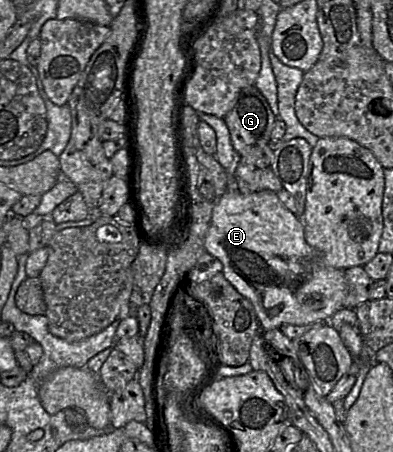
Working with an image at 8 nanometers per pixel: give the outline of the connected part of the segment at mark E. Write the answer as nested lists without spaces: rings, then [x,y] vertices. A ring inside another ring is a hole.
[[[234,186],[225,191],[217,200],[204,240],[205,251],[218,258],[223,264],[222,273],[233,287],[246,299],[248,299],[260,321],[263,330],[279,329],[283,324],[303,325],[314,322],[325,322],[338,310],[344,307],[344,301],[348,293],[348,283],[342,269],[325,265],[317,251],[306,242],[304,235],[304,224],[297,215],[288,210],[279,200],[277,193],[271,190],[262,190],[252,193],[242,193]]]

